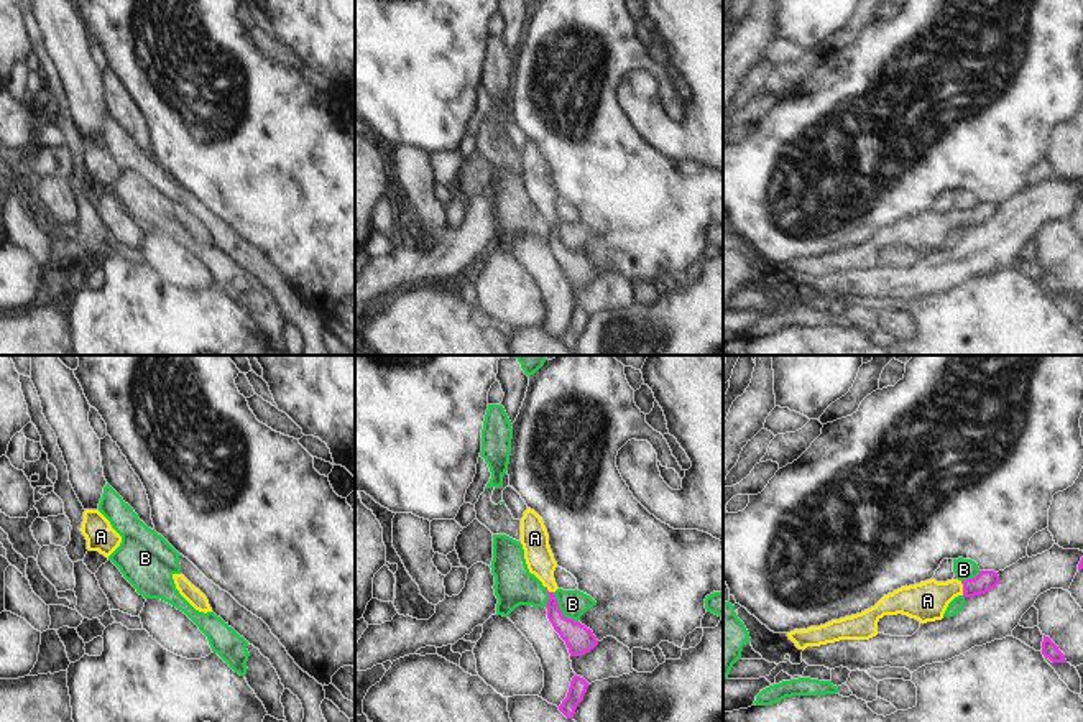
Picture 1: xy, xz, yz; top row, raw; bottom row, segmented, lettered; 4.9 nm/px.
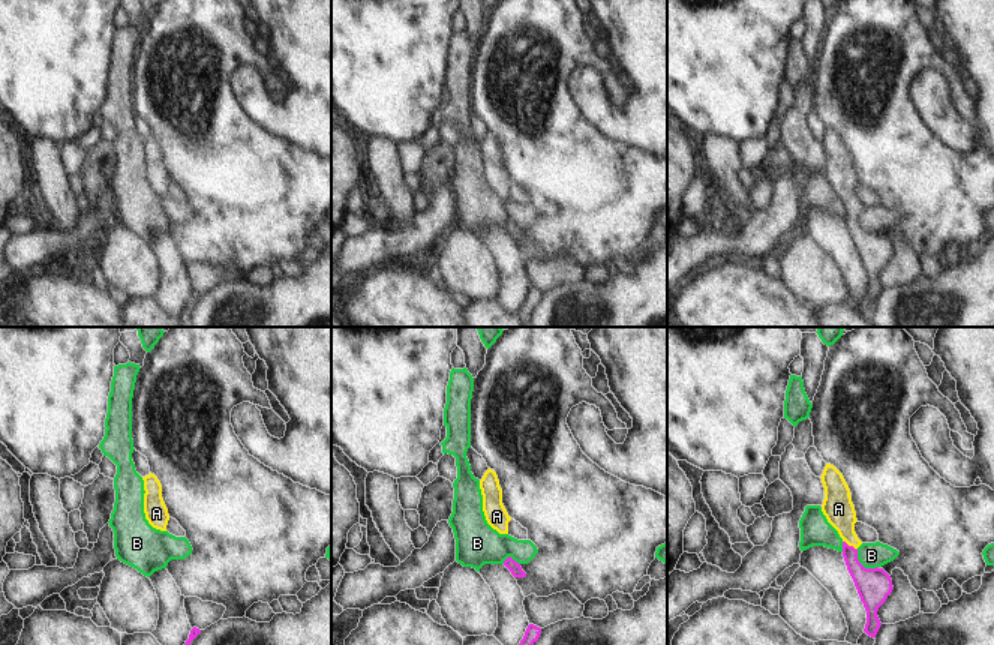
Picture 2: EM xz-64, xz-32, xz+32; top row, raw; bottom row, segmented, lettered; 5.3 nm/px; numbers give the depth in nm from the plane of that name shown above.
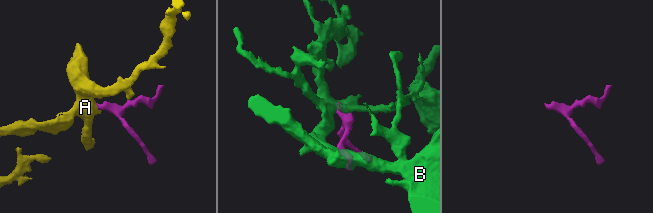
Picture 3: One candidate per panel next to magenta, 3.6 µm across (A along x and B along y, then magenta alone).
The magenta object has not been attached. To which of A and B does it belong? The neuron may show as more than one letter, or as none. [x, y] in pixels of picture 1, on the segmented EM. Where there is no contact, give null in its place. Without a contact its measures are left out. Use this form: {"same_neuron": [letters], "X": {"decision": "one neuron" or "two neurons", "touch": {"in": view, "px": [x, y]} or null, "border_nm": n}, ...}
{"same_neuron": ["A"], "A": {"decision": "one neuron", "touch": {"in": "yz", "px": [963, 587]}, "border_nm": 70}, "B": {"decision": "two neurons", "touch": {"in": "xz", "px": [559, 610]}, "border_nm": 200}}

